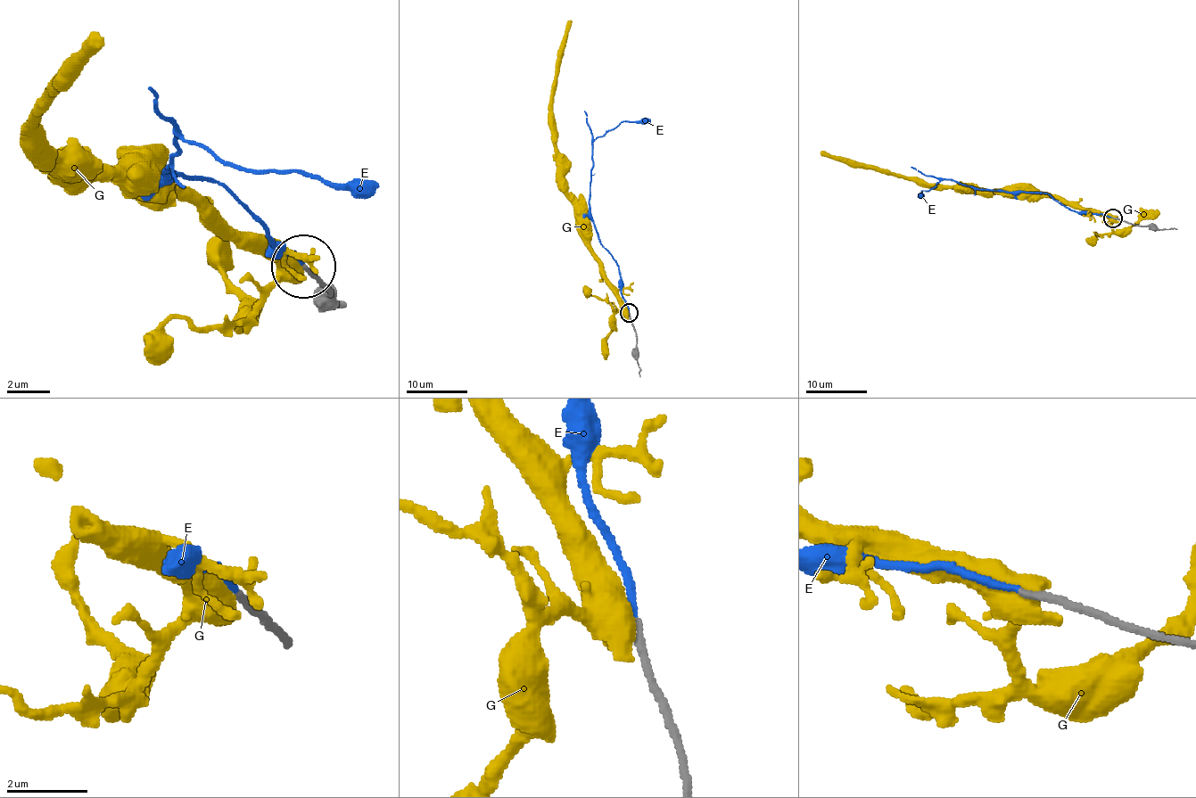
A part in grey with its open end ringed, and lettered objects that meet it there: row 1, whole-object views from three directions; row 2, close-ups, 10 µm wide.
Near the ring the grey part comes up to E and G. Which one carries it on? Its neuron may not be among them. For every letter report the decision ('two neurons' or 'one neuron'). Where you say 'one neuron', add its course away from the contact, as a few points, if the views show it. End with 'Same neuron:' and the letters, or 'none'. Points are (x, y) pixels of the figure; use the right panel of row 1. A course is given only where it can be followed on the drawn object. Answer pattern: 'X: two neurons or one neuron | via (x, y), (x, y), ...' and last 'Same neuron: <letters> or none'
E: one neuron | via (1113, 218), (1076, 213), (1046, 193), (979, 190), (943, 179), (930, 190), (919, 193)
G: two neurons
Same neuron: E

